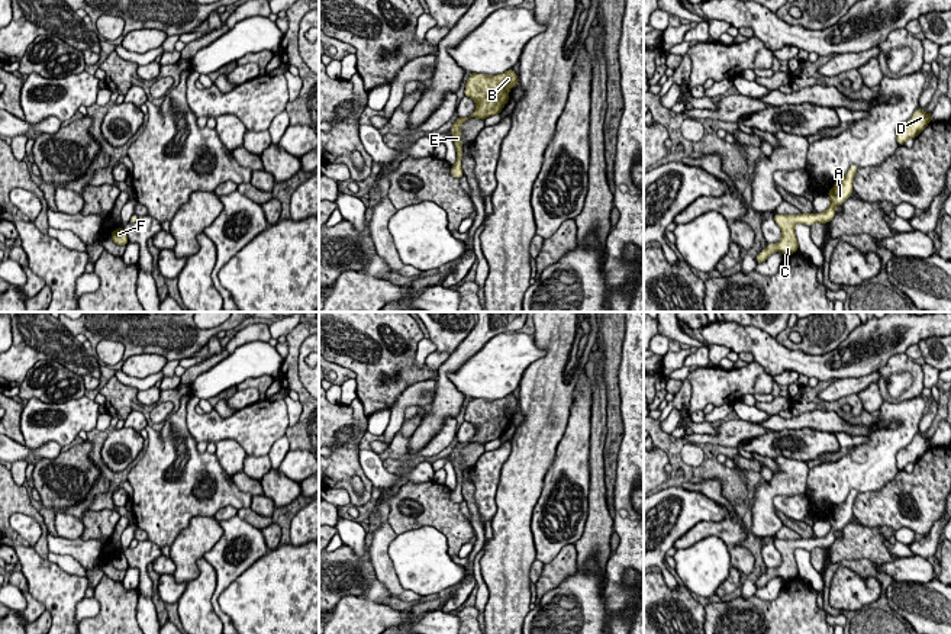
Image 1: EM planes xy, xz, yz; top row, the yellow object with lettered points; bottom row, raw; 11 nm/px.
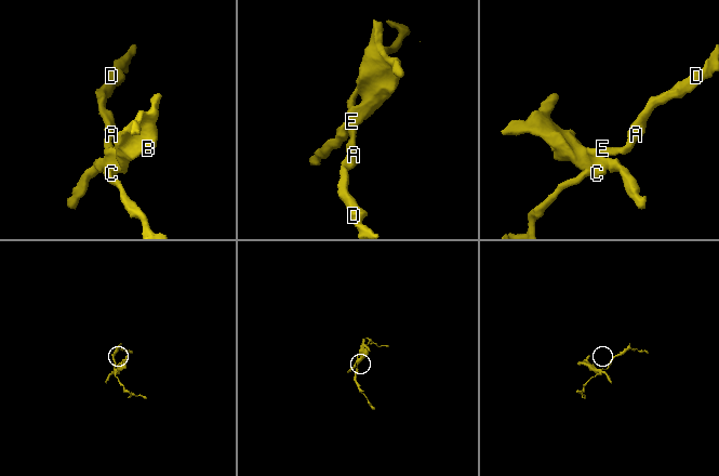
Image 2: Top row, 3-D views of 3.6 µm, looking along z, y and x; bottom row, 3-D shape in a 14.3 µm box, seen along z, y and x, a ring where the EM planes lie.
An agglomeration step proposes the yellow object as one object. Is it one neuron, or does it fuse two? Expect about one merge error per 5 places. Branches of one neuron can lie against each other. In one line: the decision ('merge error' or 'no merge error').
no merge error

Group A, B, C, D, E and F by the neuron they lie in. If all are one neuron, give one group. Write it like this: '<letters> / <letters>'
A B C D E F

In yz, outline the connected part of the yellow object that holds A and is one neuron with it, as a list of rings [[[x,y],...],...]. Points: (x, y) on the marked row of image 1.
[[[851,165],[844,178],[839,178],[828,192],[831,206],[822,213],[799,213],[799,215],[778,215],[774,213],[774,222],[781,229],[781,239],[777,244],[765,247],[758,255],[757,263],[763,263],[773,252],[783,252],[784,257],[792,255],[799,250],[794,226],[797,223],[812,225],[815,222],[826,223],[834,219],[835,207],[842,205],[852,194],[852,180],[858,167]]]

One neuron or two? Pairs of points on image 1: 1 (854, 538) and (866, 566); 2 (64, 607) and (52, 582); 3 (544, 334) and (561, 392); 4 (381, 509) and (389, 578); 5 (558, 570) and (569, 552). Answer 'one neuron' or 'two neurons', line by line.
1: two neurons
2: one neuron
3: one neuron
4: one neuron
5: one neuron

